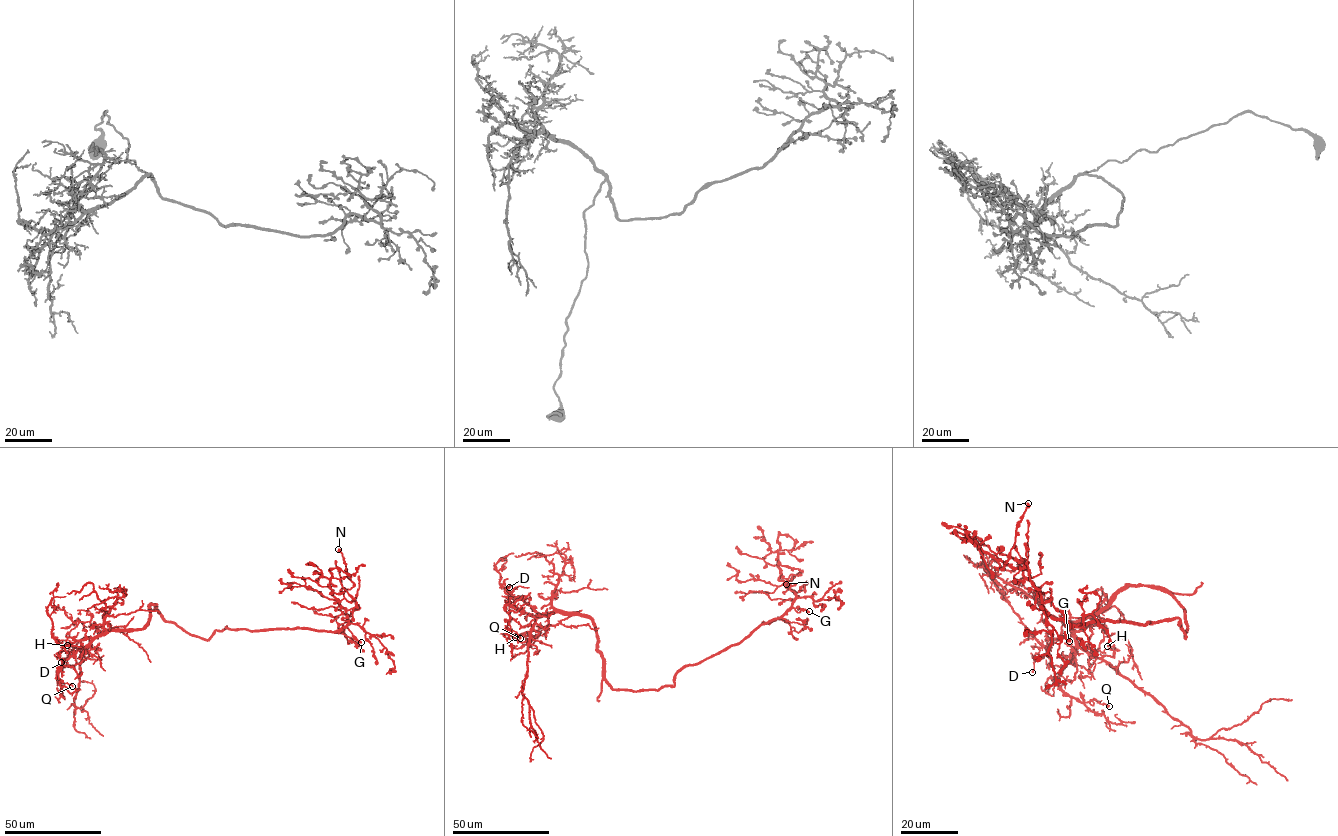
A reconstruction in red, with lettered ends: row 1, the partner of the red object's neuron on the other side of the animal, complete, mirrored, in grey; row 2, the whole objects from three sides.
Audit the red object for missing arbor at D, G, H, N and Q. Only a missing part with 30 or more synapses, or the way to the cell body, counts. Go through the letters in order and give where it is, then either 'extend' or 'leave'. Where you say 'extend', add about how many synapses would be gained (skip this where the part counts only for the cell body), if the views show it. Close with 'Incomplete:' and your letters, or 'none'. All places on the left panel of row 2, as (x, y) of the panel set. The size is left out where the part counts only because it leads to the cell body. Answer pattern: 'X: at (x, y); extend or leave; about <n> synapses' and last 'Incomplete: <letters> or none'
D: at (61, 662); leave
G: at (361, 642); leave
H: at (67, 645); leave
N: at (338, 549); leave
Q: at (72, 686); leave
Incomplete: none

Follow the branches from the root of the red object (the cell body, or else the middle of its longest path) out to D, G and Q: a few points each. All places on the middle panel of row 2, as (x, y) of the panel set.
D: (625, 689), (614, 689), (604, 678), (604, 658), (589, 618), (538, 613), (508, 595), (504, 590), (509, 587)
G: (625, 689), (673, 686), (674, 675), (683, 668), (739, 644), (791, 608), (809, 611)
Q: (625, 689), (605, 679), (587, 617), (531, 616), (506, 605), (507, 627), (520, 638)

